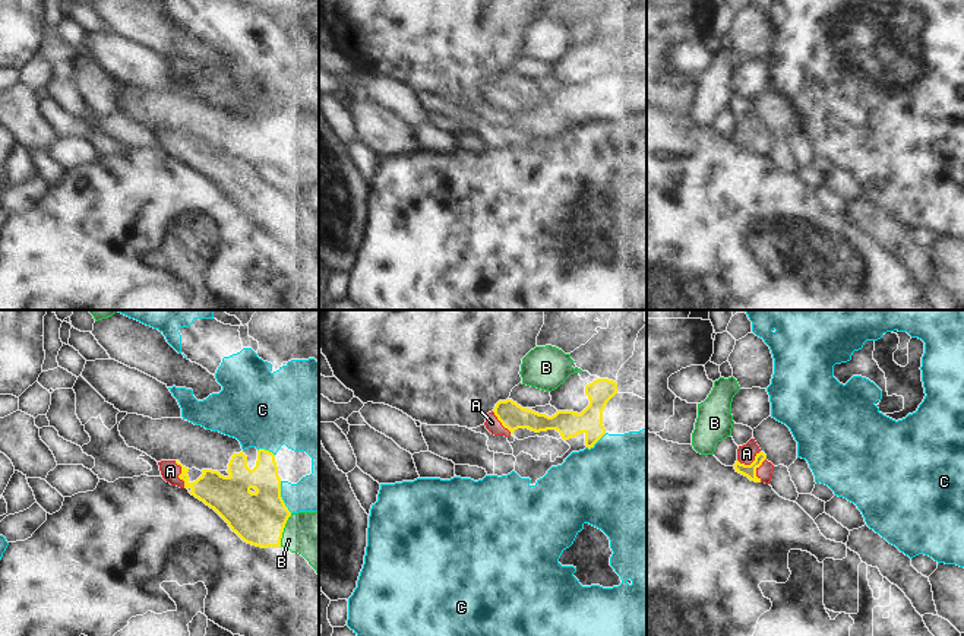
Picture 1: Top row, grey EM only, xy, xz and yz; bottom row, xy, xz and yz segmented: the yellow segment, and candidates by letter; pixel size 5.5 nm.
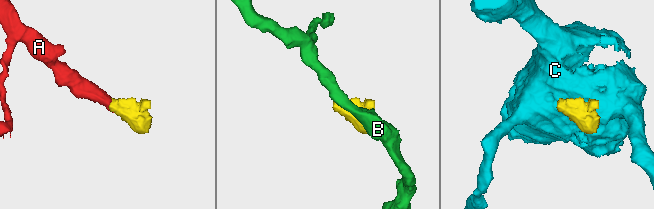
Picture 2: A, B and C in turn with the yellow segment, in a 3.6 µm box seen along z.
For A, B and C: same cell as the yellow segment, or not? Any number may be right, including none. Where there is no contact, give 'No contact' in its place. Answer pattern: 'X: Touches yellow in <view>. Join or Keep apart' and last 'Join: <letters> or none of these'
A: Touches yellow in xy. Join
B: Touches yellow in xy. Keep apart
C: Touches yellow in xy. Keep apart
Join: A

